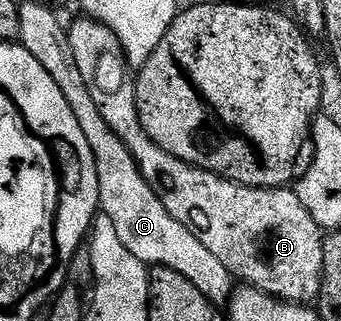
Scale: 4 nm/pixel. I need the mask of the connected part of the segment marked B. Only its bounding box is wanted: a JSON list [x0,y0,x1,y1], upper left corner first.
[68,16,325,304]

